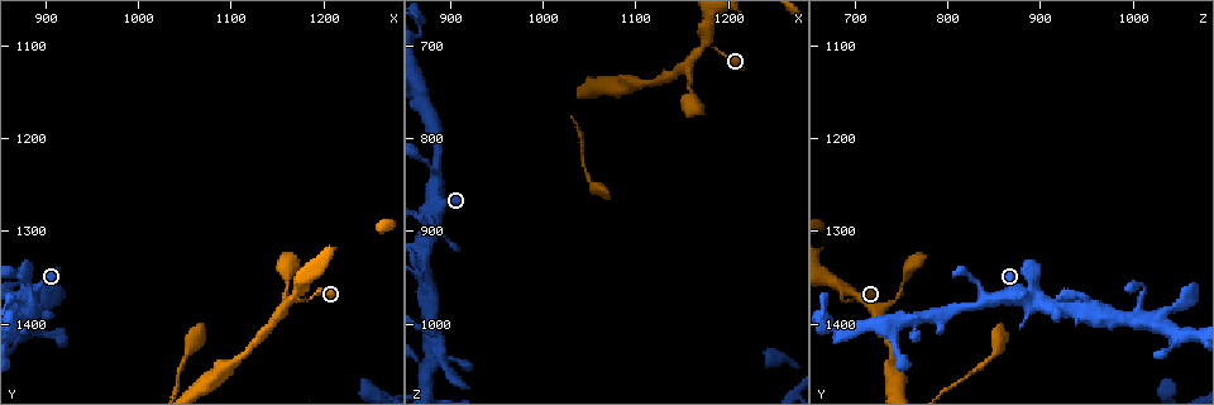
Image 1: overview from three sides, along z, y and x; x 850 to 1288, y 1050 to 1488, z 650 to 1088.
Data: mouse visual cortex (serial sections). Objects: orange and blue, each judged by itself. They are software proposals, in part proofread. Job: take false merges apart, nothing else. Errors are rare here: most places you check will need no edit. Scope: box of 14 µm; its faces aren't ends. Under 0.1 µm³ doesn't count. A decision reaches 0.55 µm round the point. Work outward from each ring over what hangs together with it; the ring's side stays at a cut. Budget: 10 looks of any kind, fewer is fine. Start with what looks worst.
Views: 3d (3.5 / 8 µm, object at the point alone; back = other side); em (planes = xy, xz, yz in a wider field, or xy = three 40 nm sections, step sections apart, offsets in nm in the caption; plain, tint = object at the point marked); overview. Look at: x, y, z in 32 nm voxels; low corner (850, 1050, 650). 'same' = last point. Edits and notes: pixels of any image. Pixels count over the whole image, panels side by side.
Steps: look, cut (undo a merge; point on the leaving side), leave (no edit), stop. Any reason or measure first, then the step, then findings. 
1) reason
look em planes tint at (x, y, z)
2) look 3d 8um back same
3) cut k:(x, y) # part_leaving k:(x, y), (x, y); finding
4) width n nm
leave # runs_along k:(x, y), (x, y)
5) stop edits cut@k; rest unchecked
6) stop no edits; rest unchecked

two arms in line, one across
look 3d 8um at (880, 1370, 885)

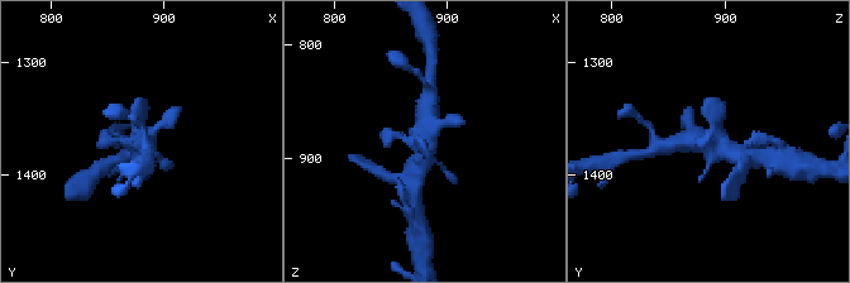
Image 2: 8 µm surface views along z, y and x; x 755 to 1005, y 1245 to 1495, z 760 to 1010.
look em planes tint at (882, 1370, 886)

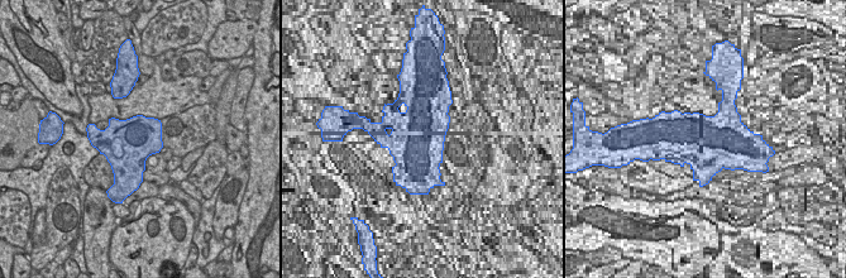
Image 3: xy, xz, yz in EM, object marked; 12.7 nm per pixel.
leave # one cell here

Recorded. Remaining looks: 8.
thick turns thin
look 3d 3.5um at (880, 1375, 1010)

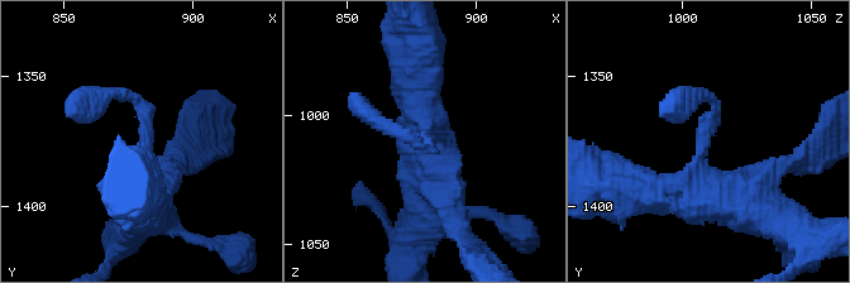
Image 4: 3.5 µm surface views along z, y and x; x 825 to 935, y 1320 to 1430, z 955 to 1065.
look em xy step 5 tint at (883, 1378, 1008)

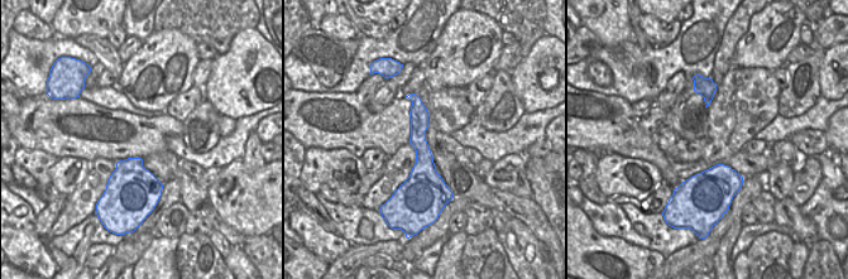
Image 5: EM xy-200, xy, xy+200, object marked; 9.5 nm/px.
arm_widths 150, 400 nm
leave # runs_along 5:(412, 96), (422, 149), (417, 193); all the same cell

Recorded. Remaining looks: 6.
look 3d 3.5um at (1180, 1370, 695)

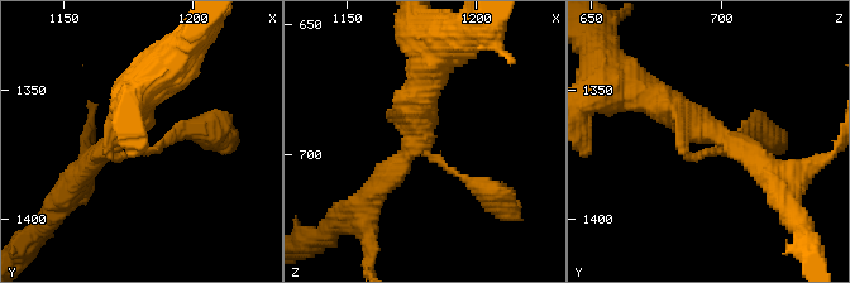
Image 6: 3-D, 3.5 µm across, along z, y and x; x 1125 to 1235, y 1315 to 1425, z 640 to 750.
need the tissue
look em xy step 2 plain at (1177, 1368, 699)

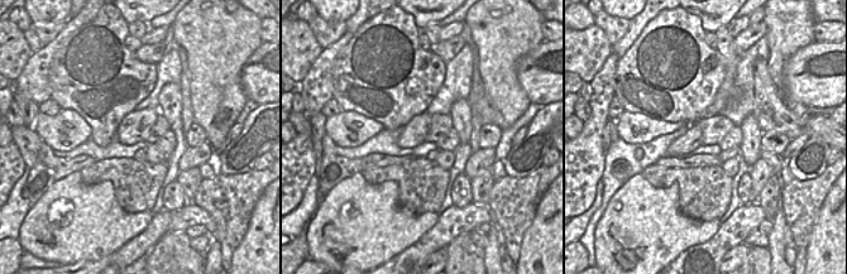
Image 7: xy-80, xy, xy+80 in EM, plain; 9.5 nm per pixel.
look em xy step 2 tint same

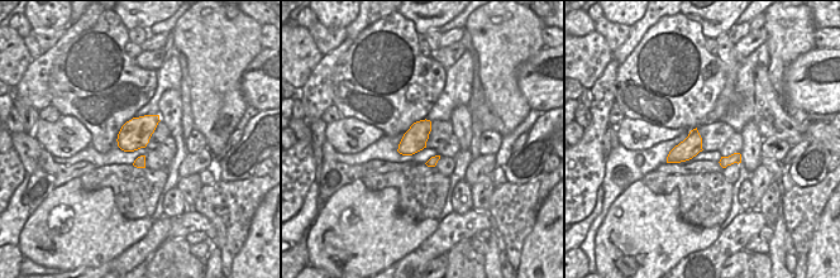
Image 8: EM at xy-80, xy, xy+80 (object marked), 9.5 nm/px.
leave # runs_along 6:(190, 130), (77, 177); one cell here

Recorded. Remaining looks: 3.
abrupt turn
look 3d 3.5um at (1160, 1330, 765)

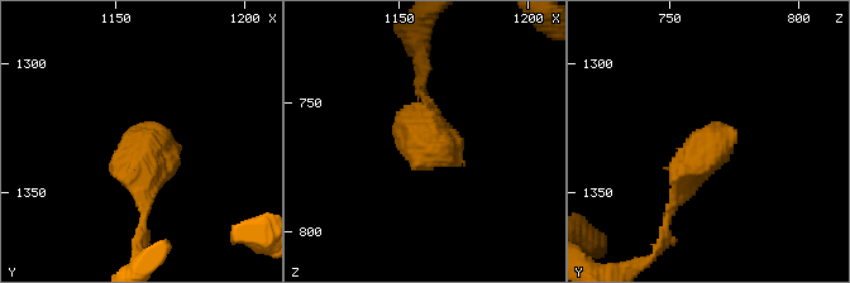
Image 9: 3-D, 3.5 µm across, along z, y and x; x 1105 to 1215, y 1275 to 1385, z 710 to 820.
now the EM
look em planes tint at (1161, 1332, 764)

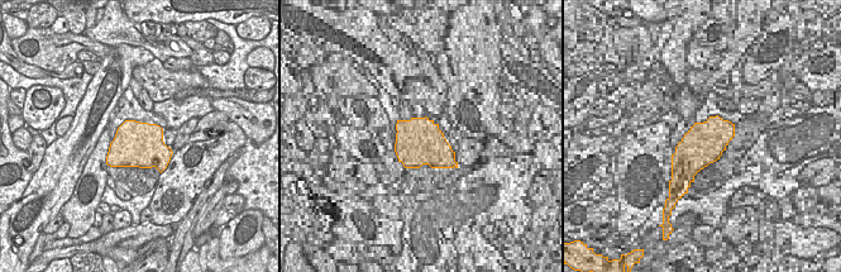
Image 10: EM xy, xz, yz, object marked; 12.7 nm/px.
leave # runs_along 9:(668, 222), (689, 167), (732, 144); all the same cell

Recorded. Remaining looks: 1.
stop no edits; rest unchecked

